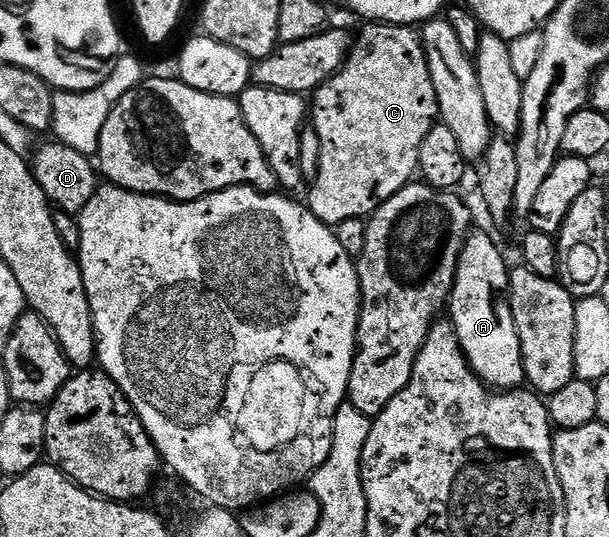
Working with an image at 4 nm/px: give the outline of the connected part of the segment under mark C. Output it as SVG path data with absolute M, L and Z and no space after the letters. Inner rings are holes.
M364 23L354 37L347 61L340 66L337 74L333 74L321 87L315 89L313 99L315 99L315 104L313 100L309 108L309 120L315 126L317 137L320 139L320 166L313 187L310 189L312 192L305 197L305 203L321 223L332 226L346 220L363 220L370 217L371 213L376 212L384 202L393 198L393 194L397 194L406 184L412 183L416 179L419 170L421 142L425 142L425 134L429 134L429 130L433 130L433 126L439 120L437 90L433 90L433 82L423 49L422 35L414 27L405 24Z

